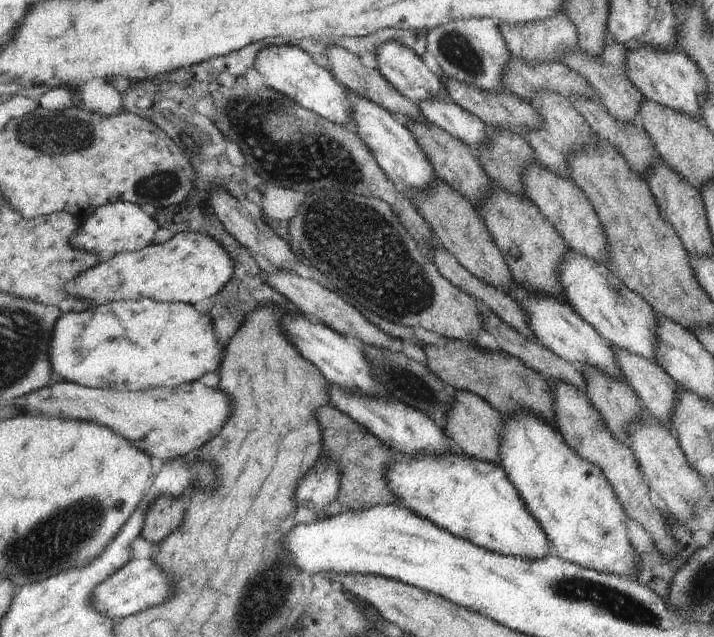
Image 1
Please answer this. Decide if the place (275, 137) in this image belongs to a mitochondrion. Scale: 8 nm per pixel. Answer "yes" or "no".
yes

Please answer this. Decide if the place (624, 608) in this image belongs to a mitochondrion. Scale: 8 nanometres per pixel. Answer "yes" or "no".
yes

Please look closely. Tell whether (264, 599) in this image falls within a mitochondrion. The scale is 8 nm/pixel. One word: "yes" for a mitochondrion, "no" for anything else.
yes

